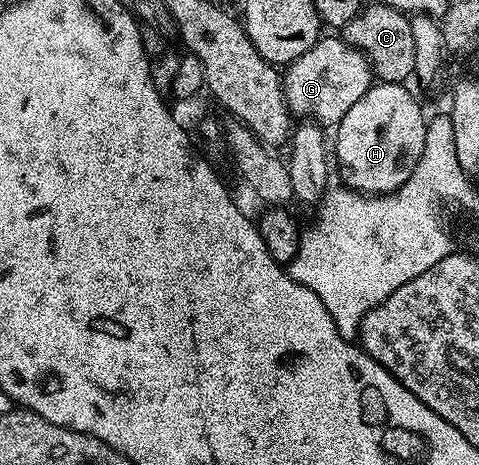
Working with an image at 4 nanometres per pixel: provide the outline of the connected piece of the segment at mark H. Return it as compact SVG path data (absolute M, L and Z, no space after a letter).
M376 81L334 127L333 158L344 166L344 187L360 194L392 194L411 179L425 148L428 119L407 88L397 82Z

